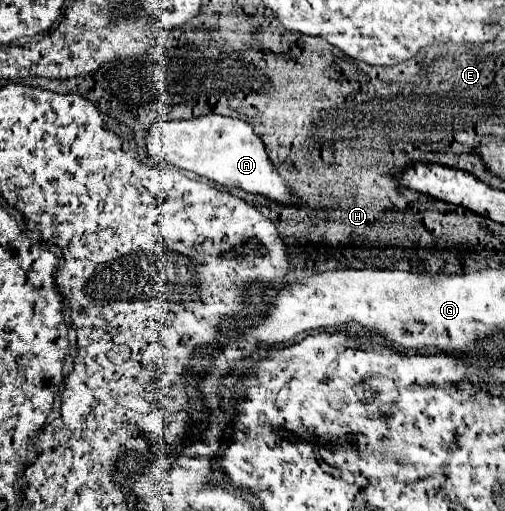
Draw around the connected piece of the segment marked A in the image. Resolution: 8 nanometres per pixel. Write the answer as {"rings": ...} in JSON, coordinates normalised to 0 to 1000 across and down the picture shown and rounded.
{"rings":[[[410,223],[394,231],[374,231],[374,235],[350,235],[350,239],[315,235],[291,254],[287,294],[295,309],[307,317],[327,317],[327,321],[386,337],[438,364],[450,364],[450,368],[465,364],[497,380],[521,380],[549,395],[560,395],[560,391],[588,395],[572,364],[537,325],[537,313],[529,305],[529,294],[517,270],[481,235],[430,227],[430,223]]]}

